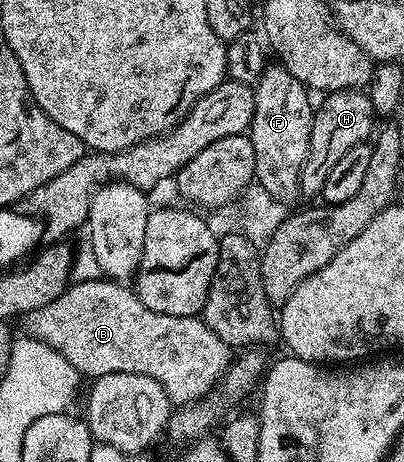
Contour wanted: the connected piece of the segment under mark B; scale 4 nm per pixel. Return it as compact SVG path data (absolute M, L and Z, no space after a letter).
M107 278L98 280L83 280L73 283L65 290L61 296L54 298L54 302L50 302L46 306L42 306L38 310L27 313L23 317L22 323L28 327L27 335L33 340L40 340L43 344L49 344L54 350L58 350L58 354L62 354L62 358L66 358L66 362L70 362L70 366L74 366L74 370L79 372L81 377L95 378L105 376L106 374L146 374L150 378L154 378L166 390L166 394L171 398L173 405L181 406L194 403L196 400L202 399L204 396L211 394L216 388L227 371L229 365L234 360L233 349L226 342L222 342L222 338L218 338L218 334L214 334L214 330L210 330L210 326L206 326L200 316L171 316L170 314L158 314L154 310L150 310L136 297L135 291L131 287L125 286L123 283Z

